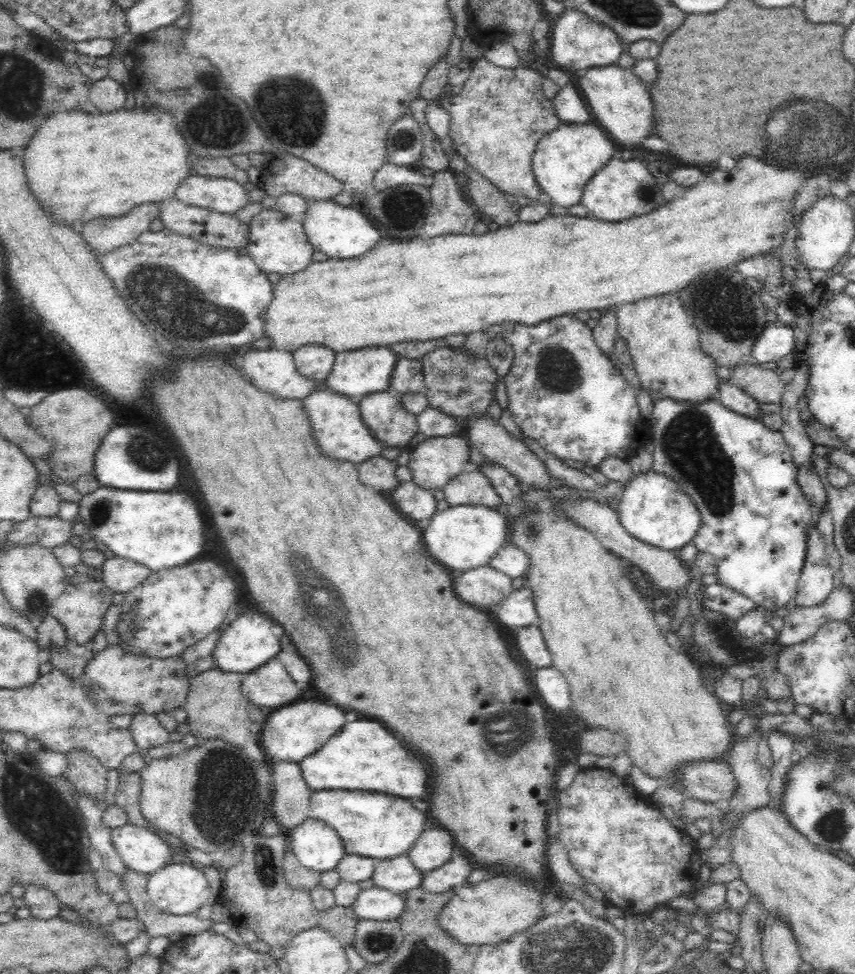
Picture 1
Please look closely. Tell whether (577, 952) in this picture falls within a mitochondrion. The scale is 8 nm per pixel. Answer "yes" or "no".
yes

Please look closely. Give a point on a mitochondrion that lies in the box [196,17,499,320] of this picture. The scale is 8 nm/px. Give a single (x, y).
(299, 126)

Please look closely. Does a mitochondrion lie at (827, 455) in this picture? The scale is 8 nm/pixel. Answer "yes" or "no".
no

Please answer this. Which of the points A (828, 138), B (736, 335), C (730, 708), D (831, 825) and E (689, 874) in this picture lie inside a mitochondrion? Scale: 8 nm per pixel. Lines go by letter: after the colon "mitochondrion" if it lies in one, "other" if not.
A: mitochondrion
B: mitochondrion
C: other
D: mitochondrion
E: other

